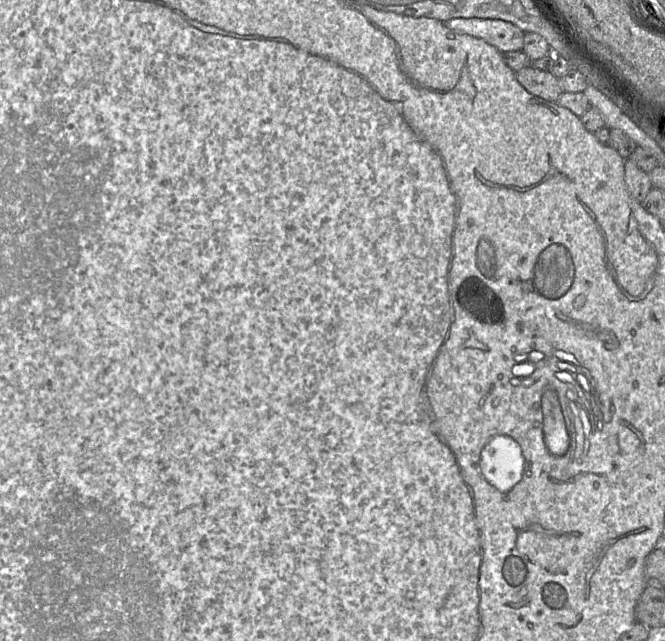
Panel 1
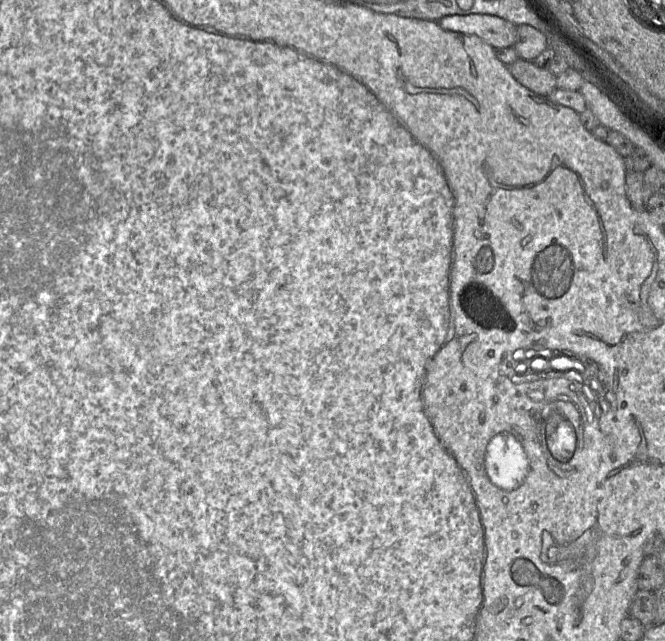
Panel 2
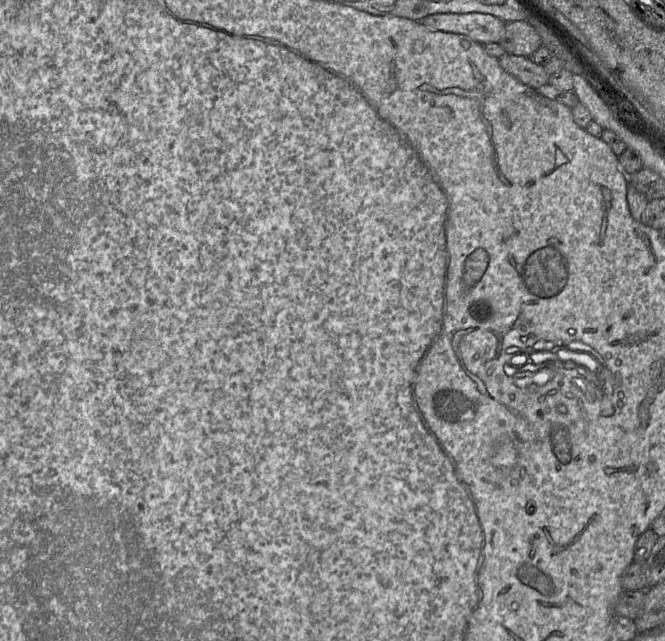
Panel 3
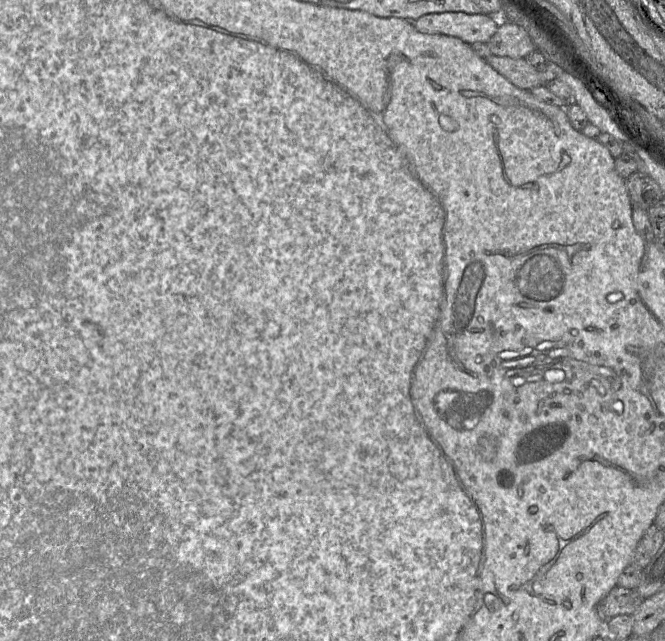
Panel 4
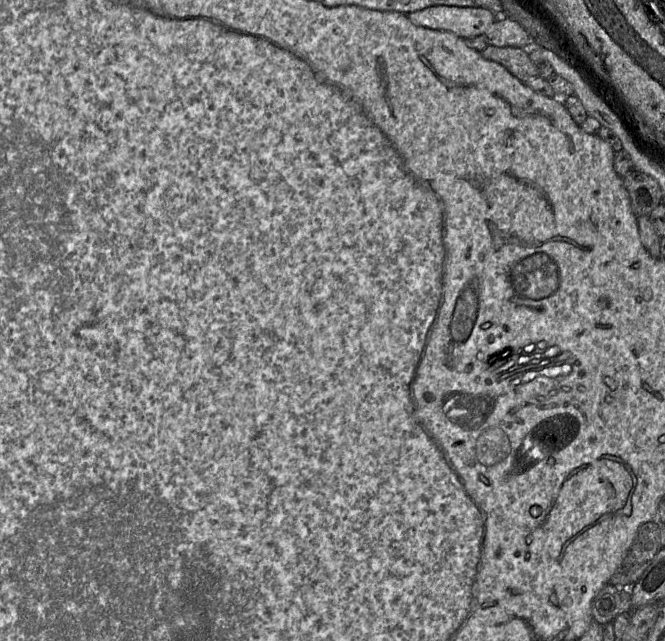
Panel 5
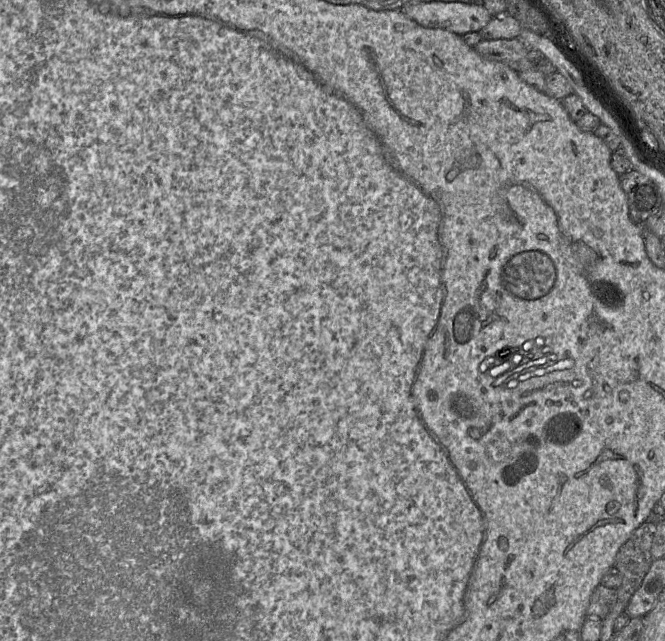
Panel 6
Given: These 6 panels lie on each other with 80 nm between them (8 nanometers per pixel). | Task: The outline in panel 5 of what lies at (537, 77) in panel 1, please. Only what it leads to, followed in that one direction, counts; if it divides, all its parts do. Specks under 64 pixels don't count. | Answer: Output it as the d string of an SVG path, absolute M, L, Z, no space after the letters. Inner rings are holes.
M488 45L480 53L485 59L504 66L513 76L522 82L538 76L538 68L530 60L527 48Z

